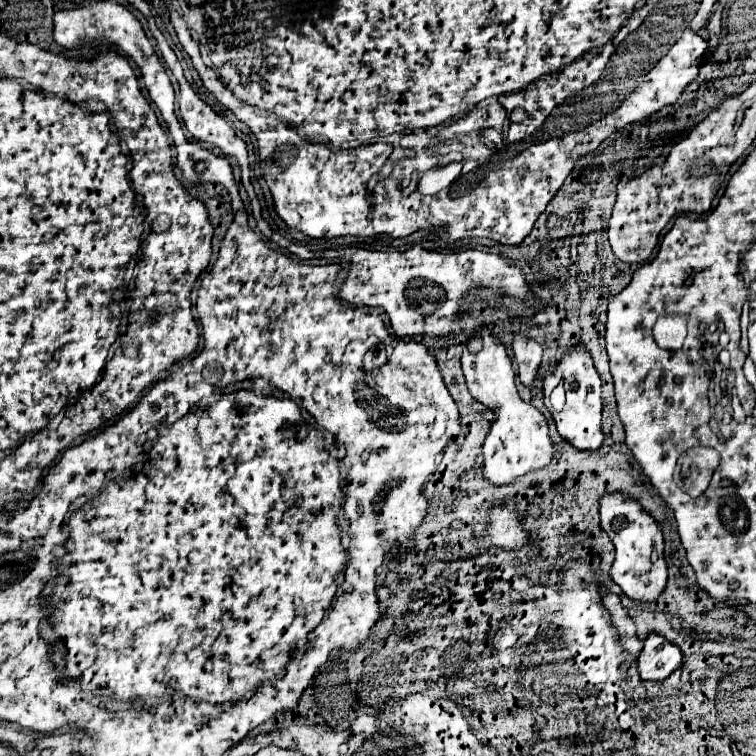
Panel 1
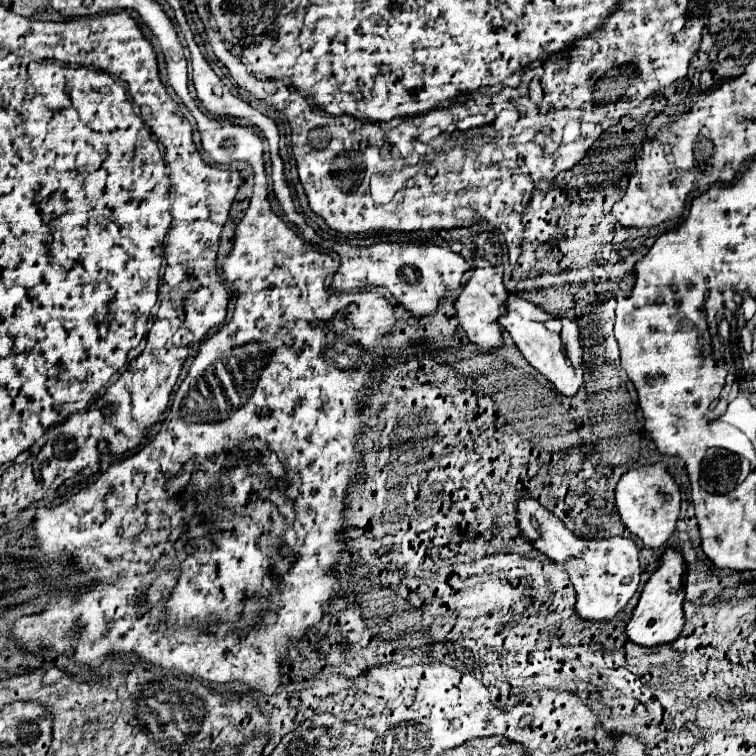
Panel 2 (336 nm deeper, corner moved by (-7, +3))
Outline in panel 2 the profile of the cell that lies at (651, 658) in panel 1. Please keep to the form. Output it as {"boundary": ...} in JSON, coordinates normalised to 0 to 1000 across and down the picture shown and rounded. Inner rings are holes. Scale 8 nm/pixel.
{"boundary":[[[884,724],[876,737],[873,745],[868,750],[868,755],[862,758],[862,763],[854,769],[847,795],[836,811],[836,819],[828,827],[828,843],[844,853],[878,853],[878,851],[889,851],[902,829],[905,829],[905,808],[902,808],[902,798],[905,798],[905,761],[907,761],[907,745],[905,737],[897,726]]]}

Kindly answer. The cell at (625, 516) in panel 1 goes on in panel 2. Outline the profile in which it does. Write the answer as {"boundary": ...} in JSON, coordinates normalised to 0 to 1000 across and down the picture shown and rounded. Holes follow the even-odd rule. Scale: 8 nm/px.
{"boundary":[[[878,612],[833,620],[815,642],[815,668],[823,692],[849,713],[852,724],[870,726],[892,705],[899,679],[899,647]]]}

